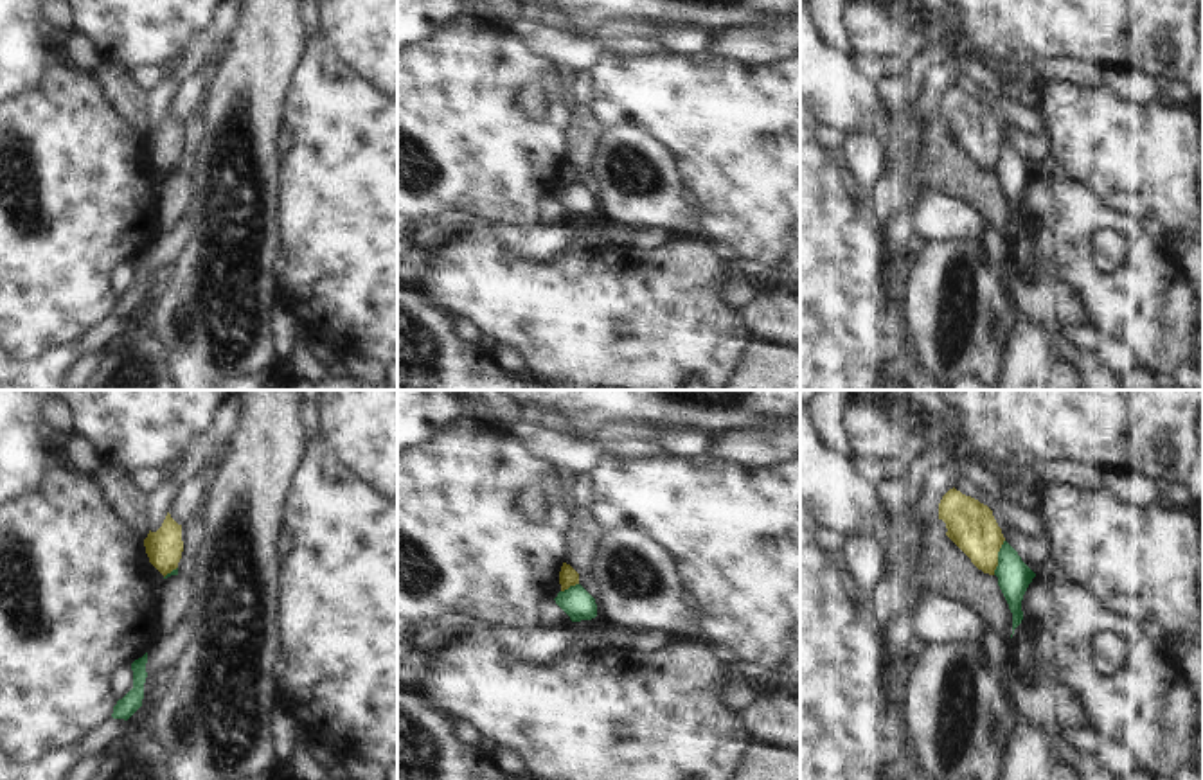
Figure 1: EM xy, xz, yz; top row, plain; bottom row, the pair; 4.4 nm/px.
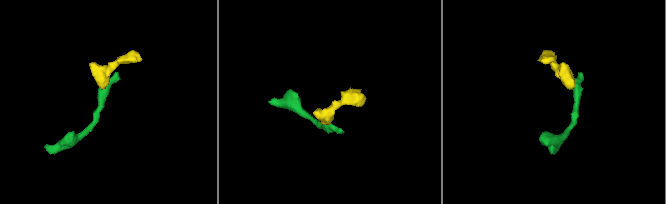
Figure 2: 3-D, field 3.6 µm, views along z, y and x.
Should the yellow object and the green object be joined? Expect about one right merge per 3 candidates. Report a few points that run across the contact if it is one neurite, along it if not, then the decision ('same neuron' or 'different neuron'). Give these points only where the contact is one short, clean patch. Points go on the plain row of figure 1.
yz (1004, 137), (993, 171) | different neuron

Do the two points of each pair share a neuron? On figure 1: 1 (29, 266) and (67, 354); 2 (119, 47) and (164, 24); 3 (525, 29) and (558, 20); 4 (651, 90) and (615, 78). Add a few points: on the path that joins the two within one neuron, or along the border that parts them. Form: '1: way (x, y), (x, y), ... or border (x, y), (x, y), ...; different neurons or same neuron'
1: border (74, 342), (24, 362); different neurons
2: way (130, 36), (142, 24), (153, 24); same neuron
3: border (538, 18), (547, 26), (572, 33); different neurons
4: way (642, 90), (628, 90), (624, 87); same neuron

